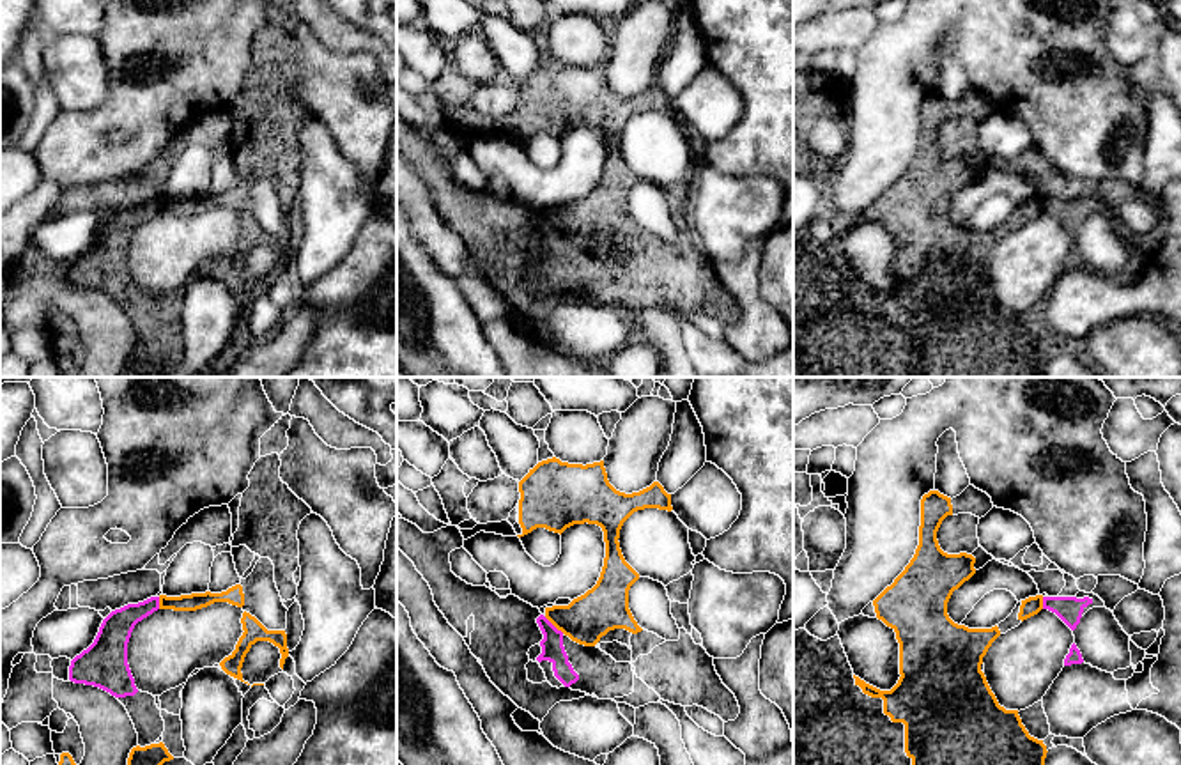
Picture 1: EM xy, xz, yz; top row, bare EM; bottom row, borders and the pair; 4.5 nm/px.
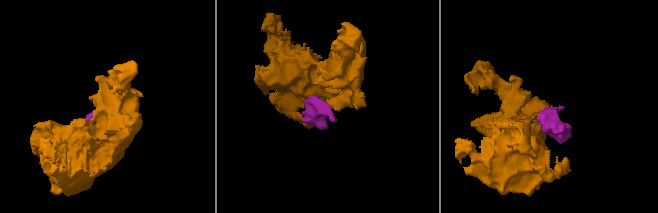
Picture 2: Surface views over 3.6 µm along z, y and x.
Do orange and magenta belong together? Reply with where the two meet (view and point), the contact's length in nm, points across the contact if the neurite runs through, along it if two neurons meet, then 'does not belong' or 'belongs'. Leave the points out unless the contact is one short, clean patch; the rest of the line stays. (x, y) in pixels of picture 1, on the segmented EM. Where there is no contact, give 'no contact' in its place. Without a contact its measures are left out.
xz (555, 625) | 120 nm | across xz (586, 618), (555, 625), (553, 650) | belongs

